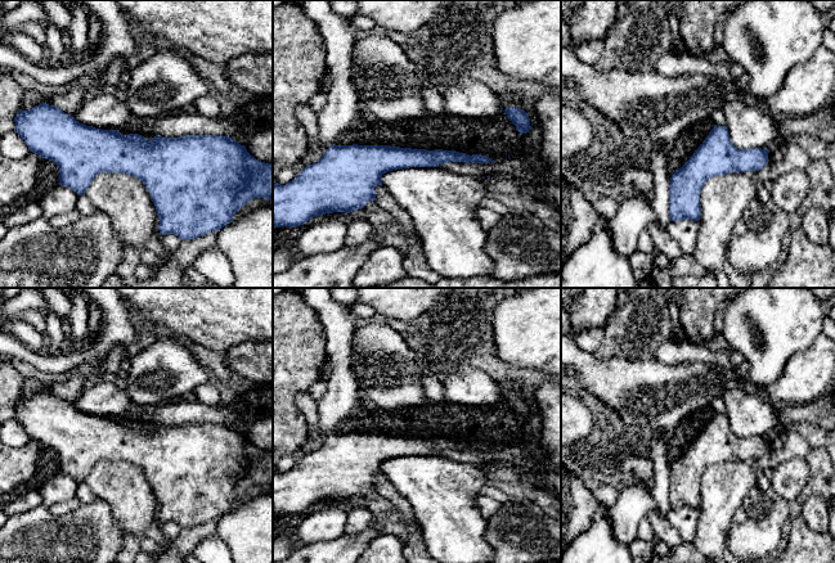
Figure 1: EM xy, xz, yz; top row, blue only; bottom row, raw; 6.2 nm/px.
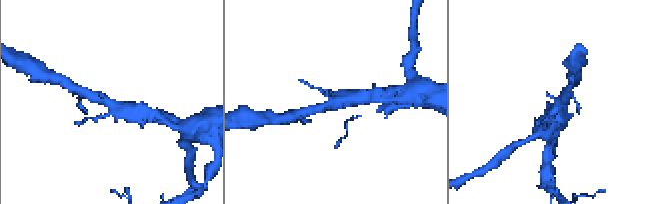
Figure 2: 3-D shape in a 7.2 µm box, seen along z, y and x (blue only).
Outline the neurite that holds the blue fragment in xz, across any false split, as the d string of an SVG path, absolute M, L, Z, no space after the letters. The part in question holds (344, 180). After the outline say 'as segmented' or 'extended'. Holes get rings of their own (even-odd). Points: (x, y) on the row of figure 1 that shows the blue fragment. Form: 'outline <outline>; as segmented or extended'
outline M331 145L323 154L323 157L313 165L307 165L301 174L295 177L292 181L289 181L286 185L279 185L277 181L273 183L273 228L279 228L279 226L288 226L288 228L295 228L304 225L309 220L317 216L323 216L326 213L333 213L333 212L345 212L350 213L355 210L362 210L368 202L376 201L376 192L374 188L378 185L382 185L382 175L392 171L392 170L403 170L403 168L409 168L409 167L436 167L437 165L448 163L448 162L471 162L471 163L488 163L488 162L497 162L491 161L486 156L481 154L473 154L470 156L467 153L459 153L455 150L443 150L443 149L435 149L435 150L426 150L426 149L412 149L412 148L400 148L400 147L391 147L391 145Z; as segmented

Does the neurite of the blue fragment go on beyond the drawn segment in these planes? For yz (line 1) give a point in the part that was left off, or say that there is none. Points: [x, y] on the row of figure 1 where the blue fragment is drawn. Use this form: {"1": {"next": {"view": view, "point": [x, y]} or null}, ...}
{"1": {"next": null}}

